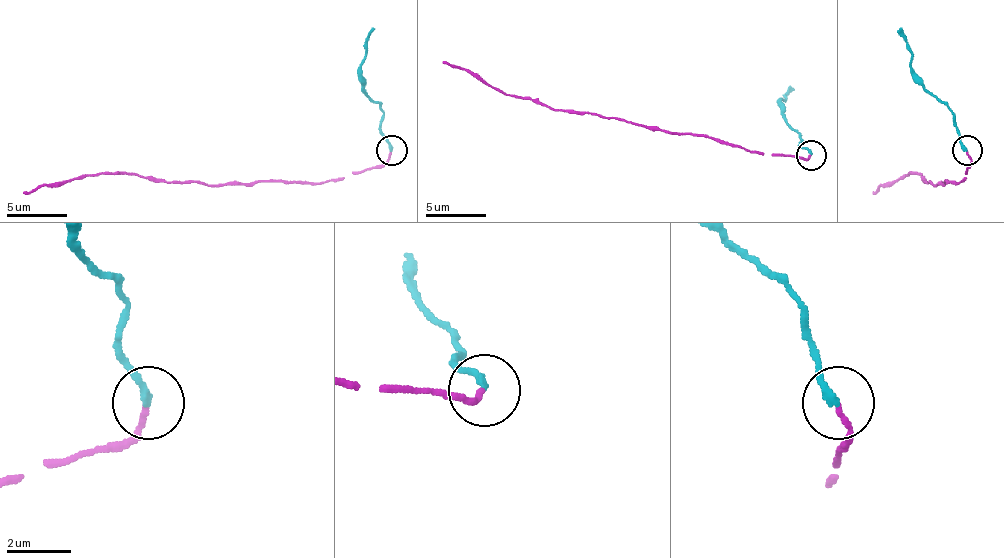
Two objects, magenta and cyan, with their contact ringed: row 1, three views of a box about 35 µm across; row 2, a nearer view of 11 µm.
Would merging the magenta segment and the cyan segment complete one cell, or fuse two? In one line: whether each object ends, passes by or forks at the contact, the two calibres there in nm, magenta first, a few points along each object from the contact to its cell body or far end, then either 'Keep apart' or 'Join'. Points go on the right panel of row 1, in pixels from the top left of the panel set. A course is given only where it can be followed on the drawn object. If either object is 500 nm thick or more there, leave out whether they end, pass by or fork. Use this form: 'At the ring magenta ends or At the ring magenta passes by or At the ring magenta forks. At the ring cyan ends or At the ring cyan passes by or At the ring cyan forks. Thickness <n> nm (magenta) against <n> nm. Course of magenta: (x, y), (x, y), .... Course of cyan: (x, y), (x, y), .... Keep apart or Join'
At the ring magenta ends. At the ring cyan ends. Thickness 150 nm (magenta) against 240 nm. Course of magenta: (966, 149), (969, 164), (960, 182), (933, 186), (924, 182), (920, 173), (908, 173), (872, 192). Course of cyan: (966, 149), (954, 113), (911, 70), (911, 49), (899, 28). Keep apart

